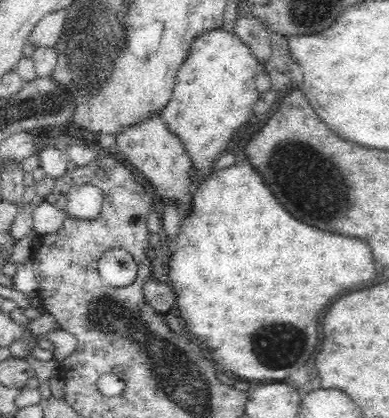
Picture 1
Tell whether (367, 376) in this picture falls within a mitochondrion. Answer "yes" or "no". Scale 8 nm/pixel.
no

